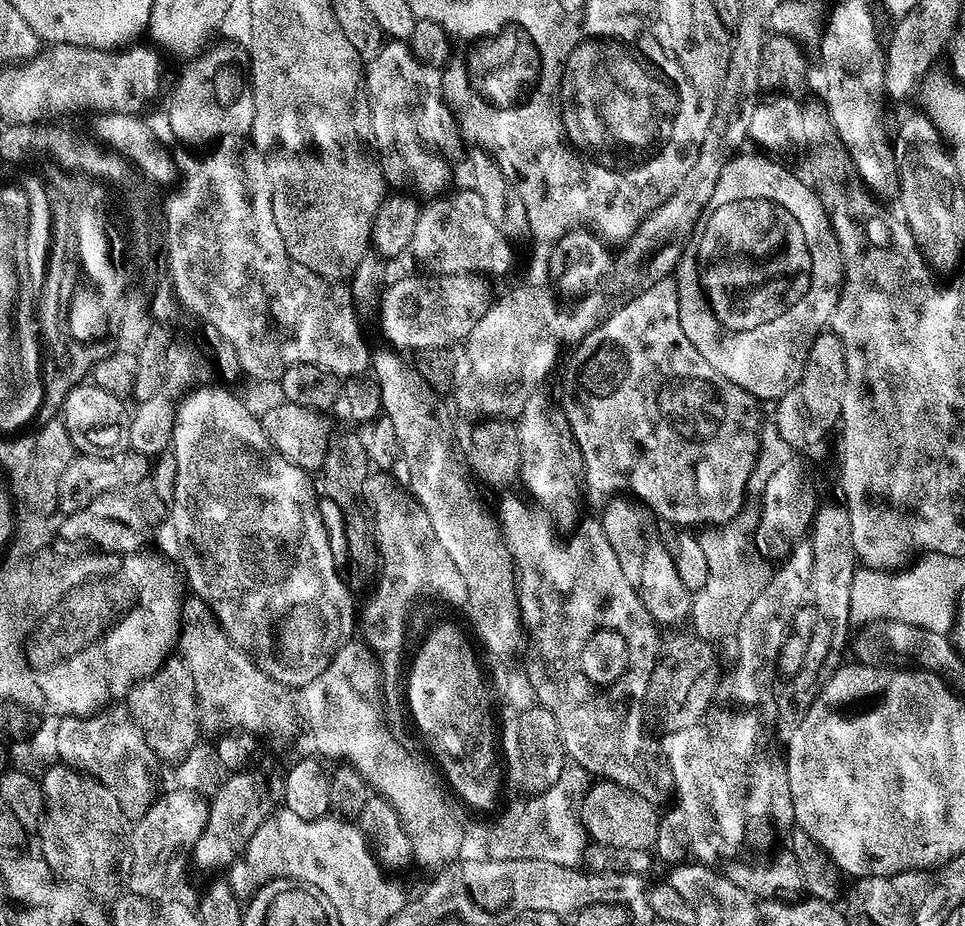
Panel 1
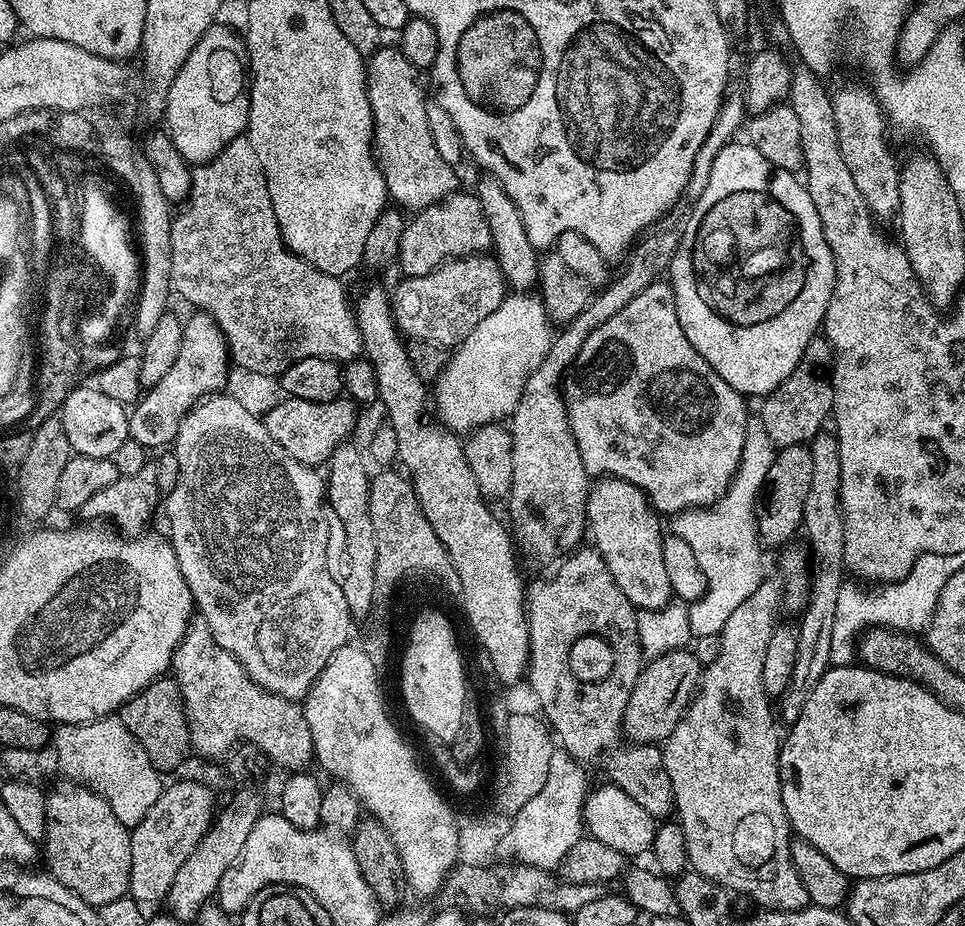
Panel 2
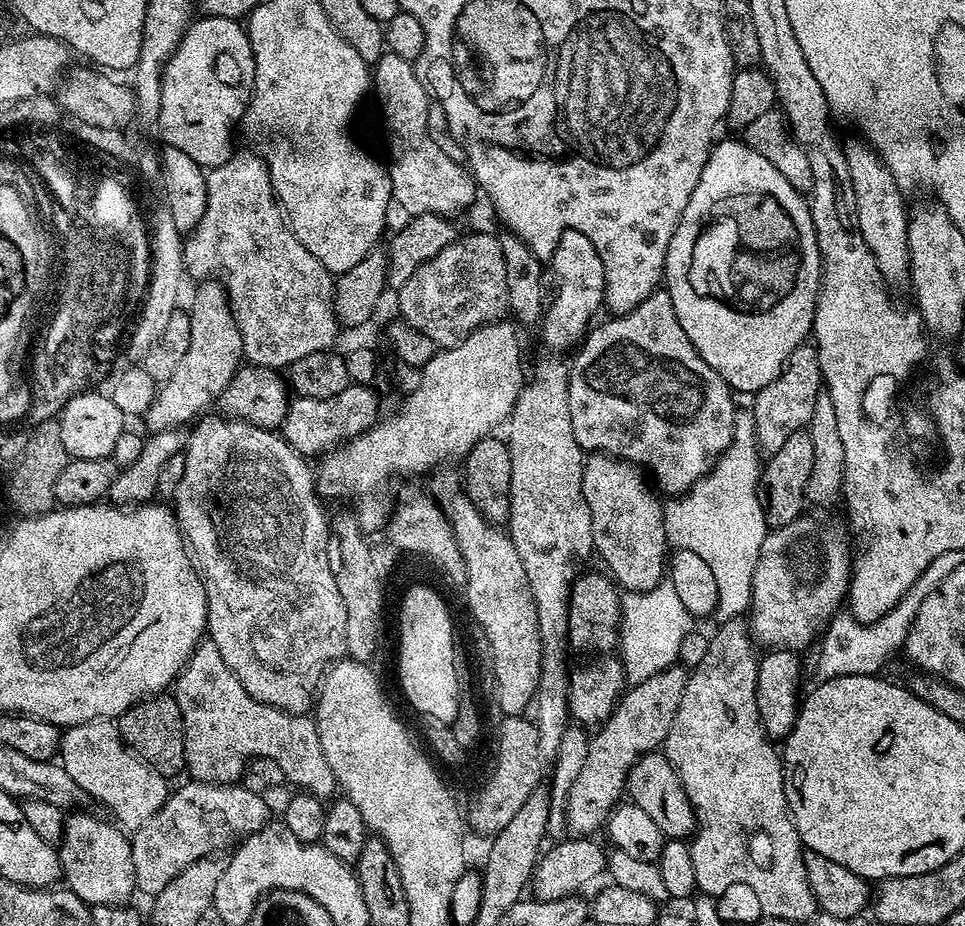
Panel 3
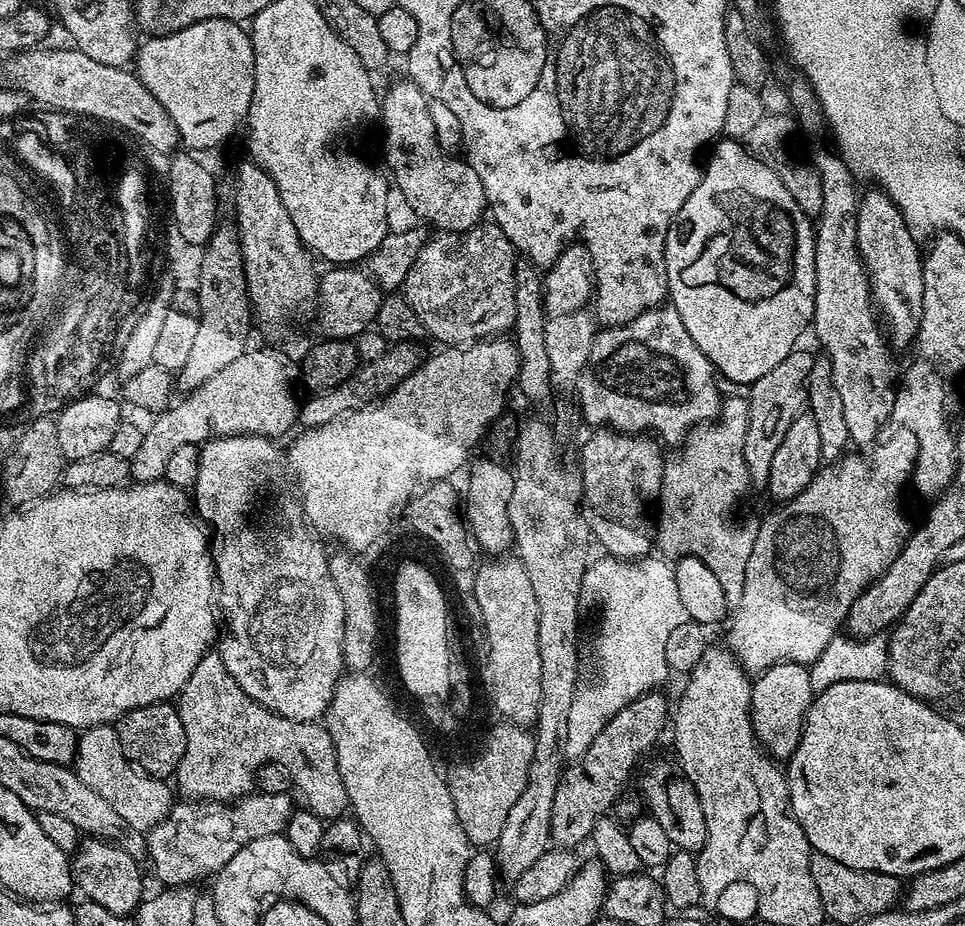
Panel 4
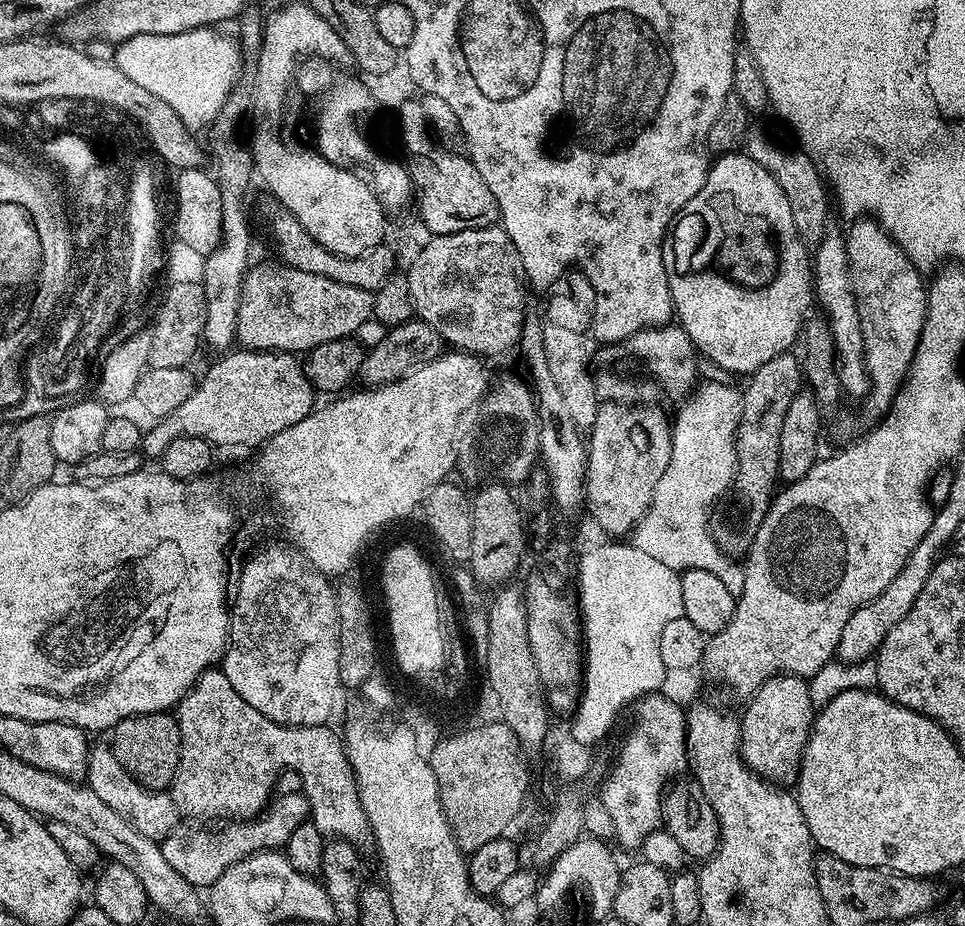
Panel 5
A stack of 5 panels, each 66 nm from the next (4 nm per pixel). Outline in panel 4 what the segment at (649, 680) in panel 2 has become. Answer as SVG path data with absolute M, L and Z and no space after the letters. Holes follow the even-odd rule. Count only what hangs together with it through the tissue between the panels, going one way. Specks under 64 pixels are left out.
M663 691L645 692L637 700L618 710L606 726L602 727L590 748L571 766L565 767L558 790L555 791L550 830L552 831L551 843L560 850L576 850L579 844L589 839L596 825L596 820L613 811L614 805L621 799L620 791L624 783L632 776L636 763L643 752L648 752L656 744L660 731L667 729L670 724L670 700L663 696Z

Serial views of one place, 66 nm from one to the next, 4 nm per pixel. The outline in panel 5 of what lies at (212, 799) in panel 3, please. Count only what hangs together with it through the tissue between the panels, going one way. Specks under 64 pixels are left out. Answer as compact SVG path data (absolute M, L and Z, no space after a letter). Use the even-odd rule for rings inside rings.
M303 791L277 795L259 816L252 819L228 822L223 826L177 826L159 841L159 845L166 862L170 862L170 866L174 866L174 870L178 870L186 882L190 882L197 890L207 890L214 882L218 882L218 878L222 878L227 868L234 866L234 862L242 862L242 858L255 852L283 849L290 834L305 824L309 816L308 799L304 797Z

